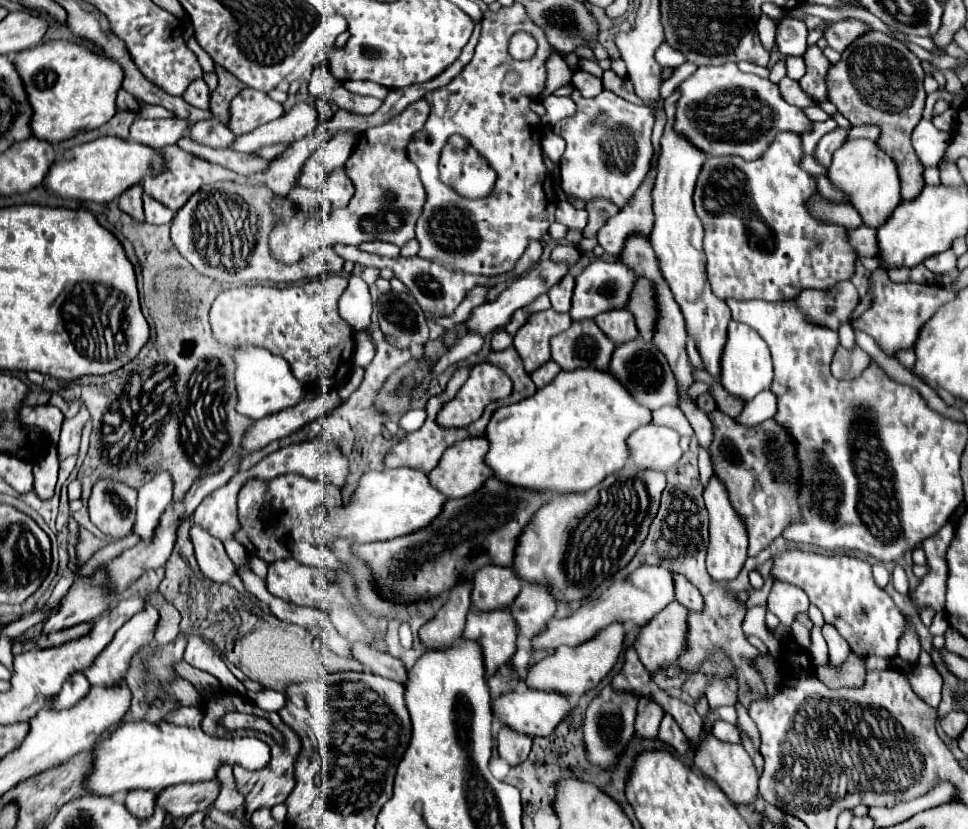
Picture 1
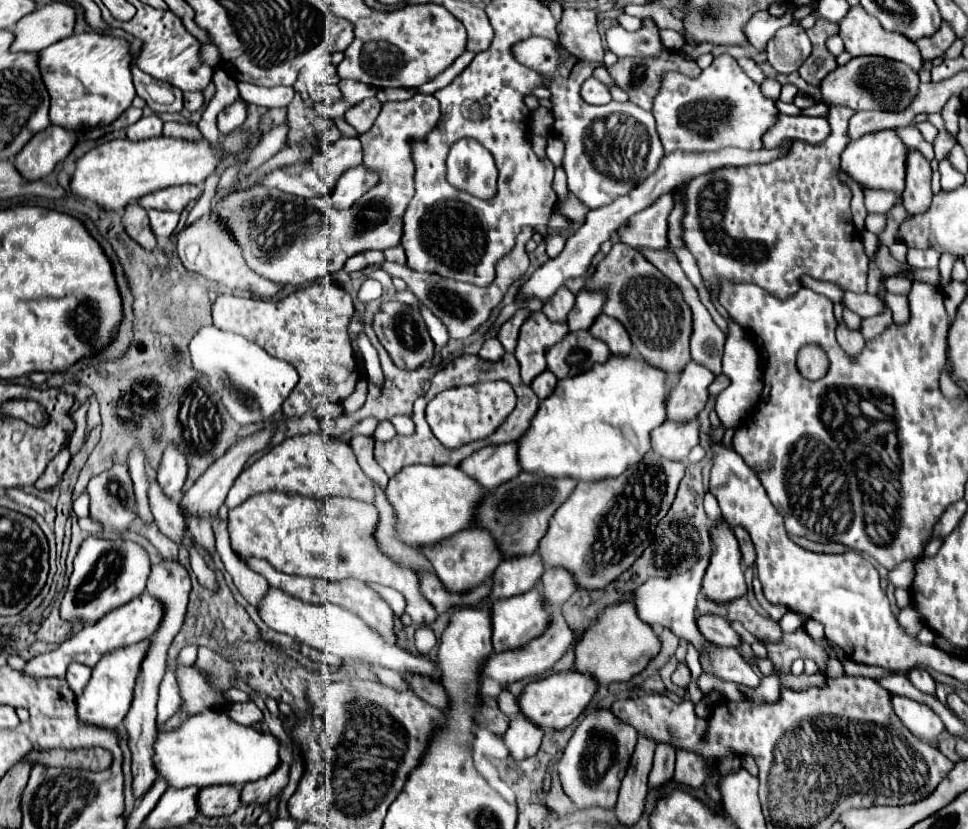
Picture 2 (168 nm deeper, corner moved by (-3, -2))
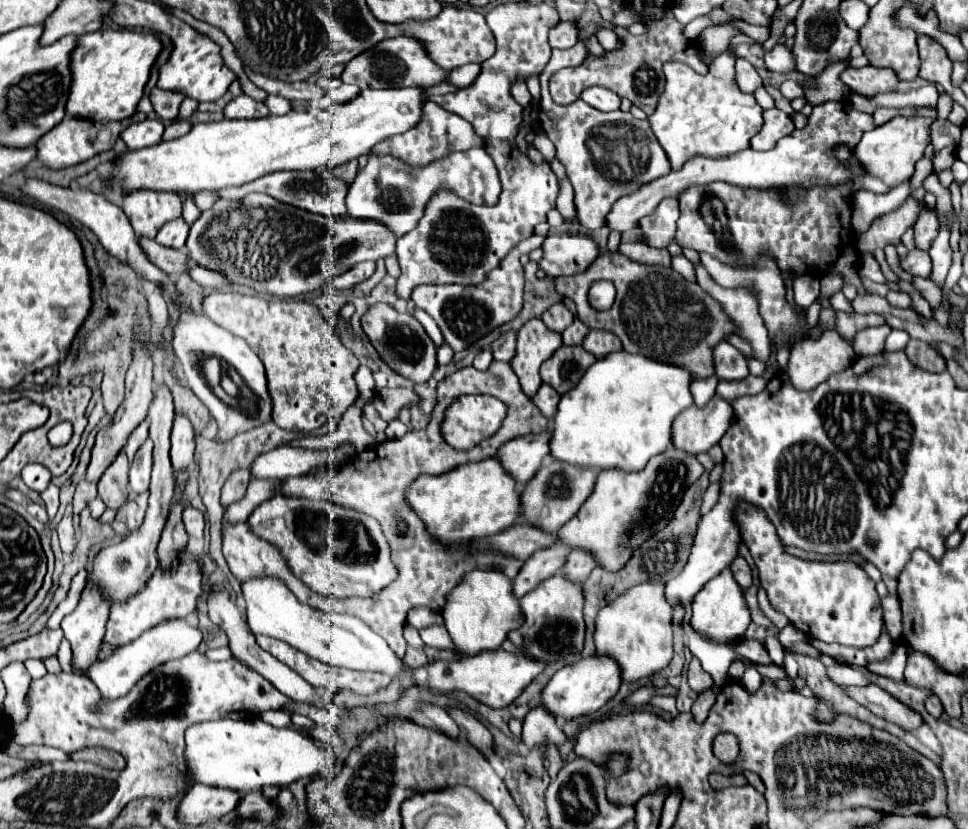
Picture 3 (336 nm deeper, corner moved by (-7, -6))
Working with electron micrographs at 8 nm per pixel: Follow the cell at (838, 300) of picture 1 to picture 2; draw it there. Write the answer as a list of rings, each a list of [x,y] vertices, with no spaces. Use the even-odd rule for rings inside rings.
[[[845,291],[843,301],[841,301],[847,309],[851,309],[853,313],[857,313],[859,317],[873,317],[877,313],[881,313],[881,303],[875,295],[869,293],[853,293],[853,291]]]

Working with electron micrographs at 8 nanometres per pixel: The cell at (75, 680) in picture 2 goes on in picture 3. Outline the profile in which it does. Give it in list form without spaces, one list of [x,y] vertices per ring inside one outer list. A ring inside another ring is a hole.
[[[89,581],[77,609],[61,623],[65,639],[71,641],[73,663],[77,669],[87,669],[95,663],[97,649],[105,635],[107,619],[109,601],[103,597],[99,585]]]

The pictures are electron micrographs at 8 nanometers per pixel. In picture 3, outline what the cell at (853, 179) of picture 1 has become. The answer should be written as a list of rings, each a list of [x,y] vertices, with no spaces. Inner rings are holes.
[[[897,115],[885,125],[879,125],[873,131],[867,131],[859,141],[859,145],[855,147],[855,157],[861,161],[863,169],[869,175],[879,177],[889,187],[895,187],[913,175],[915,163],[923,157],[925,147],[931,143],[929,127],[933,121],[935,119],[923,117],[923,115],[911,115],[911,117]]]

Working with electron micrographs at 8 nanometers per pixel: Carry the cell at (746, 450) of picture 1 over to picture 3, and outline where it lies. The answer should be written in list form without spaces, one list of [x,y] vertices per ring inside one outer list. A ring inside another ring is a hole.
[[[737,557],[733,563],[731,563],[731,573],[735,577],[735,581],[739,581],[739,587],[745,591],[751,583],[753,583],[753,577],[751,577],[751,569],[747,565],[747,561],[743,557]]]

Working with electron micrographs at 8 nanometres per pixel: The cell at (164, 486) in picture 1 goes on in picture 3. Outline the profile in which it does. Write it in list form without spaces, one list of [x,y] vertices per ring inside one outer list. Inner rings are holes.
[[[177,413],[171,429],[171,461],[173,469],[177,471],[187,471],[189,465],[193,465],[193,451],[195,451],[195,431],[191,427],[191,421]]]

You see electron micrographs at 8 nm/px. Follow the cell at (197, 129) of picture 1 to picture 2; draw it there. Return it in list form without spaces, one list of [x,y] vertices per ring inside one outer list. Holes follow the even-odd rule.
[[[239,99],[239,101],[235,101],[233,105],[225,107],[225,109],[217,115],[217,129],[219,129],[219,133],[231,133],[231,131],[237,129],[243,121],[245,121],[245,103],[243,103],[243,99]]]

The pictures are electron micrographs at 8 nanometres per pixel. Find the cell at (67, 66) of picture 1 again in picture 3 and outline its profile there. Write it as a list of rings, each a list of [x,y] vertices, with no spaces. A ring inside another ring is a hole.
[[[107,29],[83,35],[71,57],[73,85],[67,101],[67,113],[99,123],[131,117],[143,97],[143,89],[161,51],[163,43],[153,33]]]

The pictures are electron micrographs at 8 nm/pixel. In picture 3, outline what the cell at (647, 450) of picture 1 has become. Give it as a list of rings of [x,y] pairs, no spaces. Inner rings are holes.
[[[713,397],[705,407],[691,405],[673,423],[673,445],[691,455],[699,455],[721,441],[733,423],[729,401]]]

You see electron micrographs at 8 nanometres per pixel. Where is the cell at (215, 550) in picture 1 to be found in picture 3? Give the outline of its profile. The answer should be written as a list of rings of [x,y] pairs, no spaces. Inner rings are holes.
[[[187,505],[185,511],[183,511],[183,523],[185,523],[185,529],[191,537],[203,537],[203,531],[205,531],[205,517],[199,509]]]

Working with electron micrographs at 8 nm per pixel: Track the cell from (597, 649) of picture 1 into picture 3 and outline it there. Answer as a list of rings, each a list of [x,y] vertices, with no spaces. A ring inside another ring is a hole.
[[[641,583],[605,605],[597,615],[595,647],[597,655],[613,657],[623,673],[623,681],[651,677],[665,669],[673,657],[673,607],[665,599],[665,585]]]

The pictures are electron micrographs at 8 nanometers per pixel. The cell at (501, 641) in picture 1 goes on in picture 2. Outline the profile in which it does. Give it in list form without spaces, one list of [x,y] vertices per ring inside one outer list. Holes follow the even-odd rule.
[[[531,589],[525,595],[493,601],[491,625],[495,653],[523,647],[543,633],[547,621],[549,617],[537,589]]]

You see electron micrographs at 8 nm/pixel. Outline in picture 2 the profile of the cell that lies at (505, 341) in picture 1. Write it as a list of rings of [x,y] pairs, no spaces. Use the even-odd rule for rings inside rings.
[[[497,337],[487,339],[487,341],[483,343],[481,351],[479,351],[479,357],[487,359],[487,361],[497,361],[497,359],[501,359],[503,355],[505,355],[505,349],[503,349],[503,345],[499,343]]]

